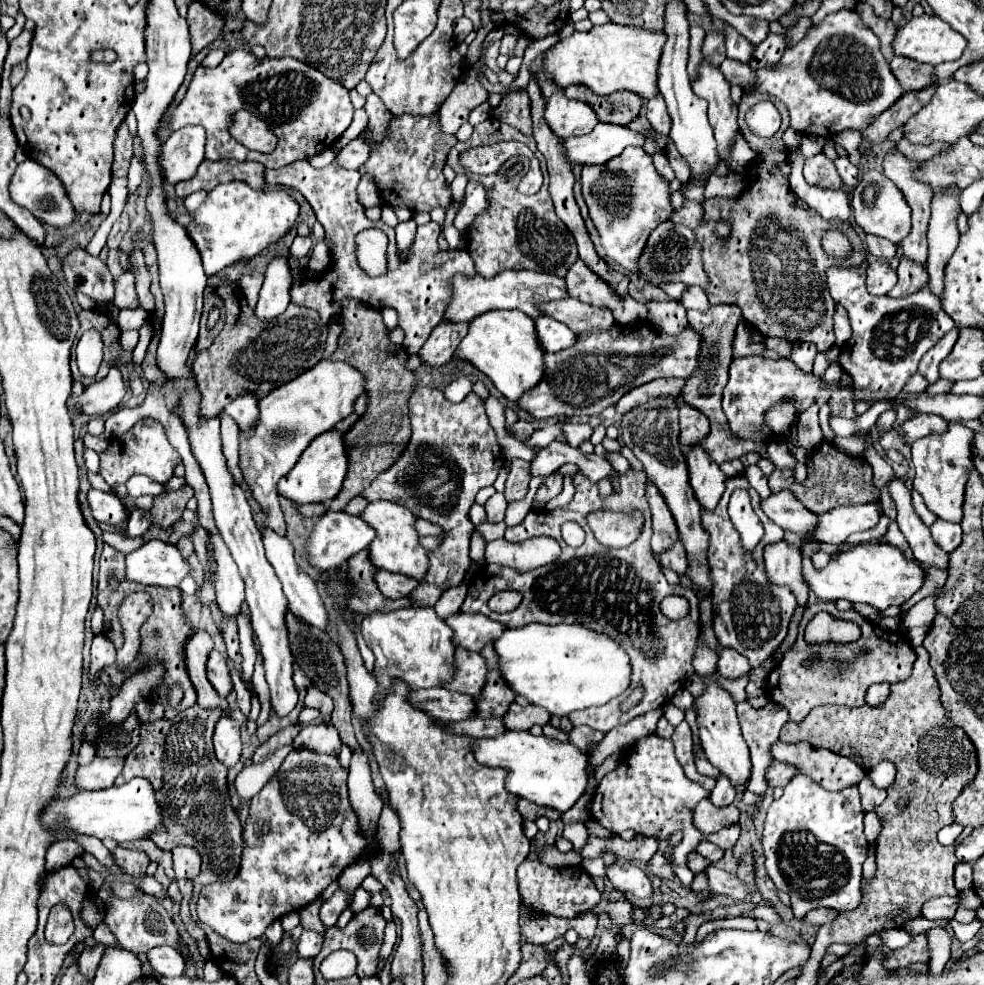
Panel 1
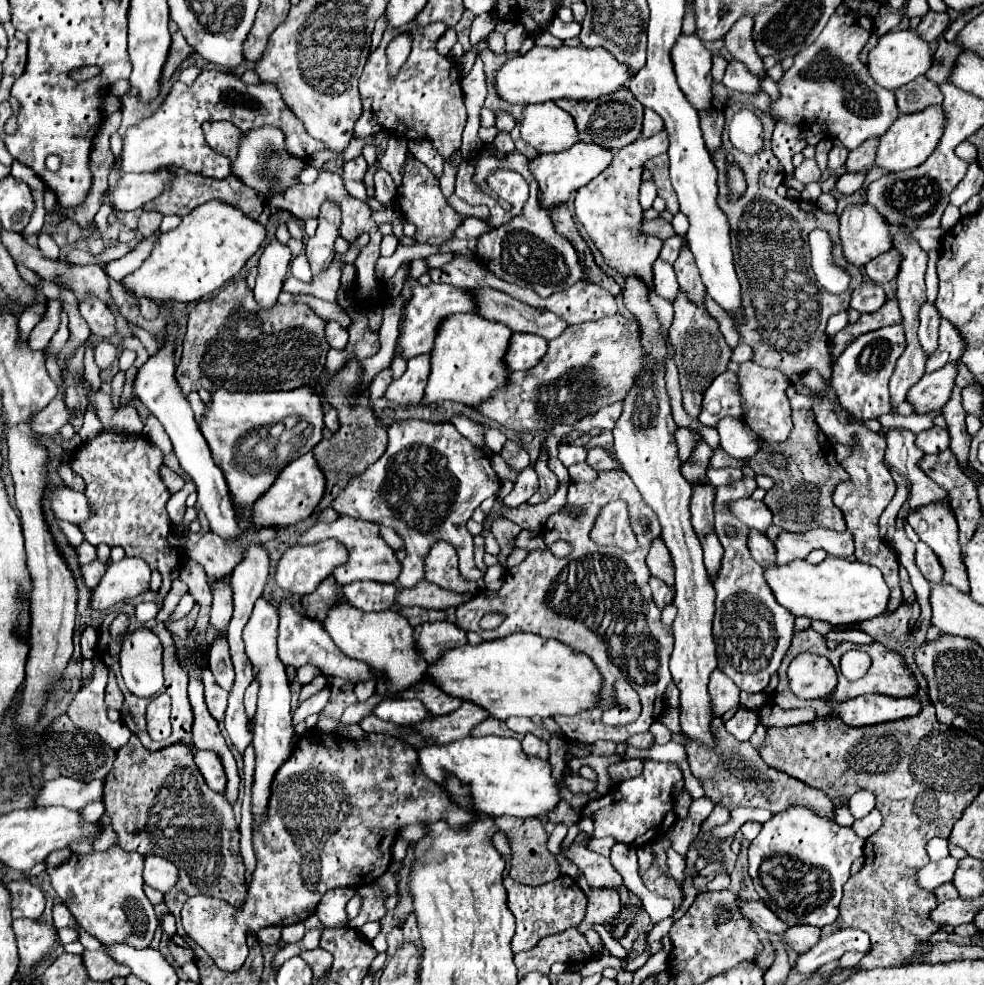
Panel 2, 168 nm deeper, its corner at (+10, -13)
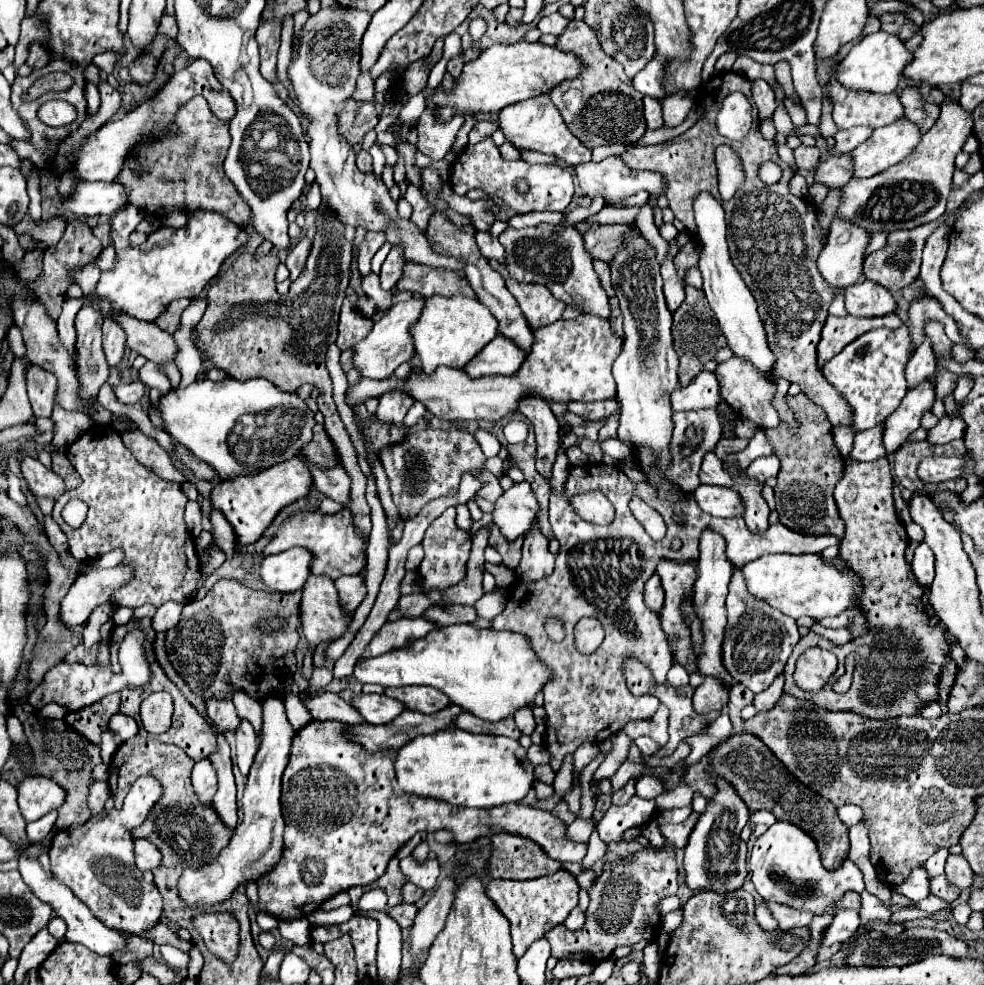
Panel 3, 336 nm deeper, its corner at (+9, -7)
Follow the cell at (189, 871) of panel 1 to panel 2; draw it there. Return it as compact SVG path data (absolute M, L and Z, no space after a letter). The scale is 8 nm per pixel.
M146 856L142 876L144 876L144 884L160 892L168 892L178 882L178 868L166 858Z

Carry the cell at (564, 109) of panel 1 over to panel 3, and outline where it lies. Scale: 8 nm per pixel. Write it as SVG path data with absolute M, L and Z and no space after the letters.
M549 94L535 96L535 98L529 98L529 100L521 100L521 102L515 102L515 104L507 106L507 108L503 108L499 112L499 126L503 128L505 138L509 138L515 144L515 148L525 148L525 150L537 150L537 152L543 152L543 154L553 154L559 160L567 162L569 166L583 164L583 162L591 160L591 150L585 148L577 140L577 136L571 134L571 130L563 122L559 110L551 102Z

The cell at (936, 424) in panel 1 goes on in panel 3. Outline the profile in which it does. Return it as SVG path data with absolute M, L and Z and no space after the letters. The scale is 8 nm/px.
M945 416L945 418L941 418L937 422L935 428L927 430L927 442L931 442L931 444L947 444L947 442L963 438L963 434L965 434L965 422L959 420L959 418Z

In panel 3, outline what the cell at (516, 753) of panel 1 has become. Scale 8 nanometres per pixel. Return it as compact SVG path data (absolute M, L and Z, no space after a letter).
M447 728L443 732L417 736L415 740L407 742L397 754L395 772L399 786L405 792L445 800L455 806L473 806L473 808L491 808L521 802L537 782L535 766L527 760L527 750L517 740L491 734L473 734L459 728Z

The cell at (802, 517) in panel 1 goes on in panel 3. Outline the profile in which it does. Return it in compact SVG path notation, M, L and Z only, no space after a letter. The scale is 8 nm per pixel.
M701 484L693 494L699 508L711 516L719 518L737 518L743 516L745 506L737 490L723 488L723 486L707 486Z

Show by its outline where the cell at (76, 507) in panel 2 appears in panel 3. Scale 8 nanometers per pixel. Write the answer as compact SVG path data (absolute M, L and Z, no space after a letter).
M23 458L21 470L23 470L23 476L29 484L29 490L39 498L57 500L59 496L63 496L67 492L63 478L57 476L51 468L43 466L37 458Z

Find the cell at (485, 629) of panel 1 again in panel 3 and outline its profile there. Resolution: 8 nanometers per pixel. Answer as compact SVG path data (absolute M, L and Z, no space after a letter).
M403 618L397 622L387 622L383 628L373 636L369 646L365 648L361 658L373 658L379 654L387 654L395 648L405 648L415 640L425 638L429 632L437 630L439 626L435 622L429 622L425 618Z

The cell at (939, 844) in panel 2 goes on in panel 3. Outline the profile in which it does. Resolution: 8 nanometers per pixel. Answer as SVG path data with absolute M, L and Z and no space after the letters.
M941 848L941 850L937 850L937 852L925 862L927 872L931 874L931 878L937 876L937 874L943 874L943 866L945 866L947 856L949 856L949 850L947 850L947 848Z

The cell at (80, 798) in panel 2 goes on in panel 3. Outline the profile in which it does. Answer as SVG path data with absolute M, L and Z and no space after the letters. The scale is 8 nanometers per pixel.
M29 776L19 786L19 808L25 822L39 820L65 802L65 788L47 776Z

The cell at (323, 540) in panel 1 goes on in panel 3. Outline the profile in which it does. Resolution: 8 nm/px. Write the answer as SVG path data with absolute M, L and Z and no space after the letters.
M289 548L267 556L261 564L263 582L275 592L301 590L311 574L313 554L305 548Z

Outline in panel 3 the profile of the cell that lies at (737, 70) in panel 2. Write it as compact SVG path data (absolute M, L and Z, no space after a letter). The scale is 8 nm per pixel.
M751 80L751 92L753 100L759 108L761 118L769 118L775 112L775 94L773 88L765 80Z

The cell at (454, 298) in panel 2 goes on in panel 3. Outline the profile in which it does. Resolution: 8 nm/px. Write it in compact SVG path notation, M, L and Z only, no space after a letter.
M409 298L407 302L399 302L397 310L389 310L379 322L375 322L373 330L365 340L355 344L355 366L361 370L363 376L369 378L389 378L395 368L403 362L411 362L415 358L415 346L413 346L413 336L411 336L411 326L419 320L421 310L423 310L425 298Z

